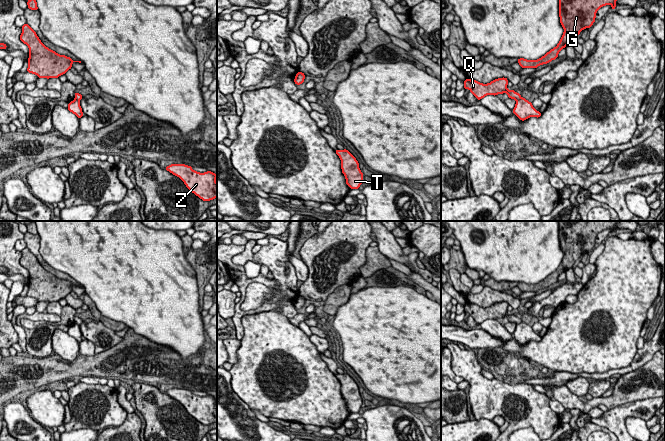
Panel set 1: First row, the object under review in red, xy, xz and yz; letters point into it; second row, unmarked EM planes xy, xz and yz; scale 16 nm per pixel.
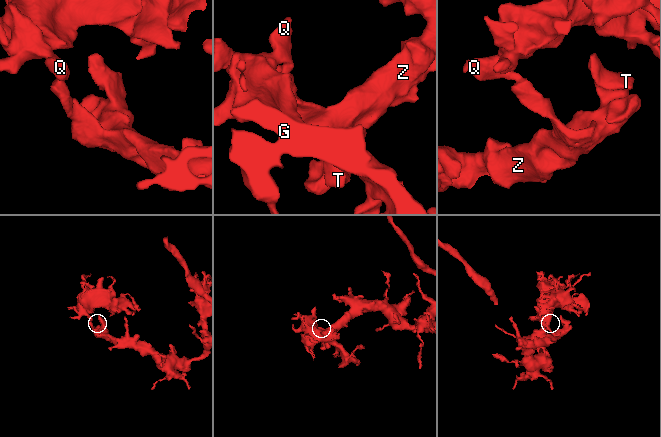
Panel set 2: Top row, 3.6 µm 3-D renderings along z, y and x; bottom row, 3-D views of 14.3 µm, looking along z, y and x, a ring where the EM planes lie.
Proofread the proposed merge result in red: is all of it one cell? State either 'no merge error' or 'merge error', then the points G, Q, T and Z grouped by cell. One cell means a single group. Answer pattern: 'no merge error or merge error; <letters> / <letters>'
merge error; G Q / T Z

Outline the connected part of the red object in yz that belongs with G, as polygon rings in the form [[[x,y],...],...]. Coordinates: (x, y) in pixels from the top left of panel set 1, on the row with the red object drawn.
[[[559,0],[559,17],[564,32],[557,46],[537,60],[519,58],[517,62],[522,68],[537,68],[555,60],[558,53],[572,44],[582,30],[593,25],[597,11],[606,5],[611,5],[611,10],[614,10],[616,0]]]

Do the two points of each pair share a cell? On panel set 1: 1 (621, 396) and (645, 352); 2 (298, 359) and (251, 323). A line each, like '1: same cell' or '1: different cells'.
1: different cells
2: same cell

